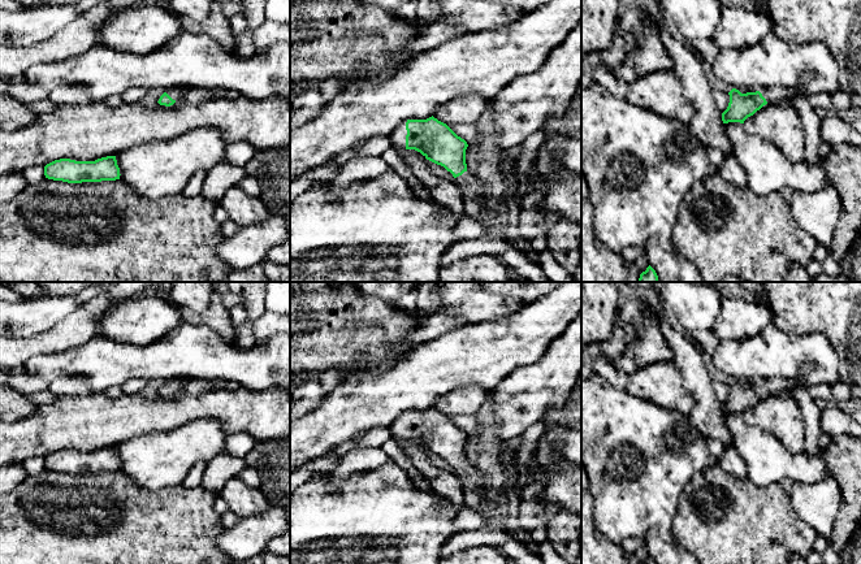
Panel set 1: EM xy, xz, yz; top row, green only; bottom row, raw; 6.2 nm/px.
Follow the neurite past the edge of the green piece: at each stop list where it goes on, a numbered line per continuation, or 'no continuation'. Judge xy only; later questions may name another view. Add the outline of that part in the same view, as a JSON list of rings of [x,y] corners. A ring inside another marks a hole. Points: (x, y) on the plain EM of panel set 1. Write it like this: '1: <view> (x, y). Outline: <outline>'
1: xy (176, 385). Outline: [[[172,379],[165,382],[173,391],[178,392],[181,389],[183,389],[186,386],[186,381],[181,381],[181,379]]]

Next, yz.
1: yz (773, 386). Outline: [[[770,378],[760,382],[766,390],[767,395],[784,394],[792,387],[804,386],[800,382],[784,379],[784,378]]]

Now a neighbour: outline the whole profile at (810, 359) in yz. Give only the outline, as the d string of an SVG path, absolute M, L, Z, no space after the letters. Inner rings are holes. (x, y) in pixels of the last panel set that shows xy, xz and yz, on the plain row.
M773 322L749 339L721 339L711 361L719 372L748 383L784 378L809 389L840 381L838 355L823 334L792 335Z

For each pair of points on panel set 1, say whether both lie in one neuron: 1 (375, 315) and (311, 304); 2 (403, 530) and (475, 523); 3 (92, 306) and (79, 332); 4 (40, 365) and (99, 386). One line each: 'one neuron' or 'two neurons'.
1: one neuron
2: two neurons
3: one neuron
4: one neuron

